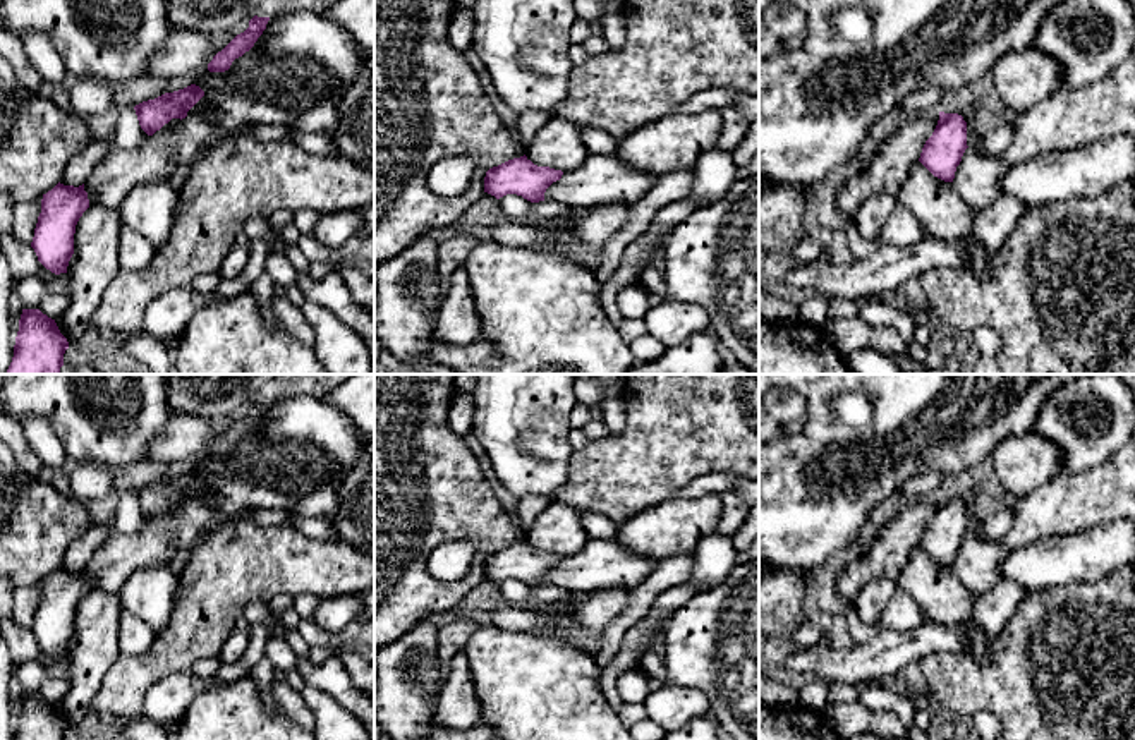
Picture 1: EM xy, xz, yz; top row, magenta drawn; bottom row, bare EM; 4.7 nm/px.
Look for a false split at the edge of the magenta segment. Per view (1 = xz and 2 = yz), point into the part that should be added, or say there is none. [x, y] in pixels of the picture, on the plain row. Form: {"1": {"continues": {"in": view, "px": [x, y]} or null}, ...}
{"1": {"continues": null}, "2": {"continues": null}}

